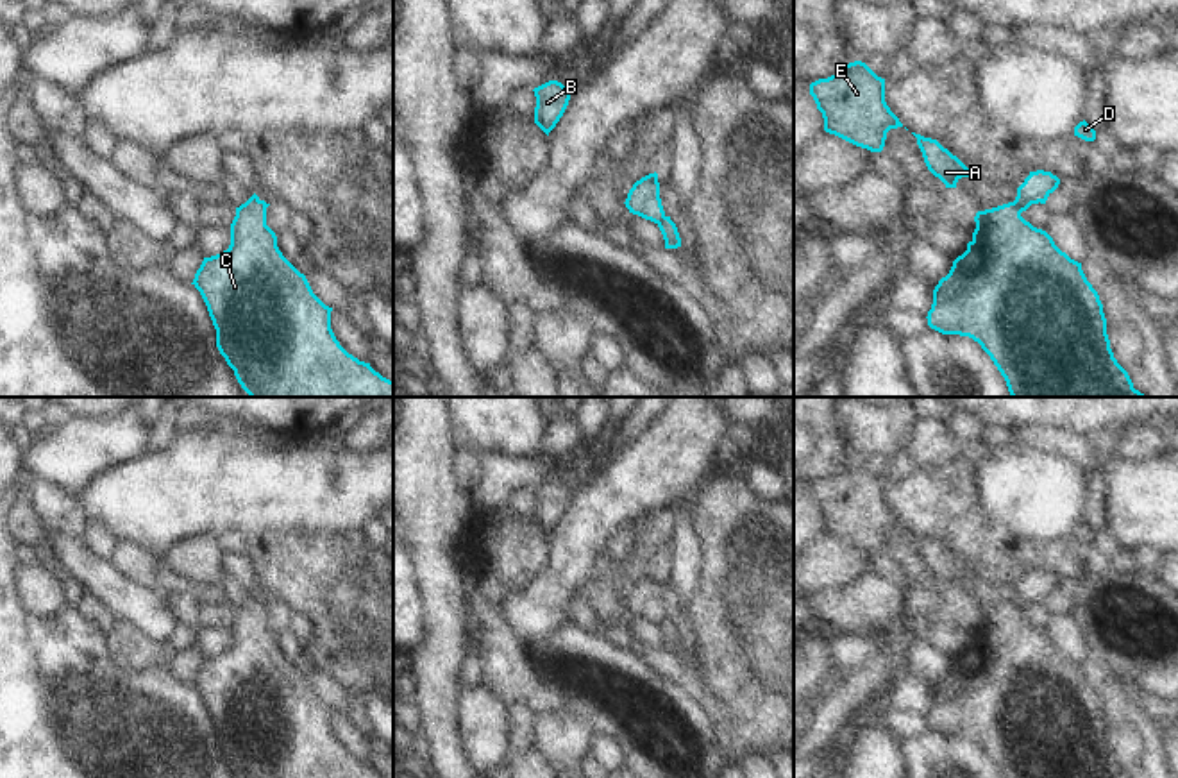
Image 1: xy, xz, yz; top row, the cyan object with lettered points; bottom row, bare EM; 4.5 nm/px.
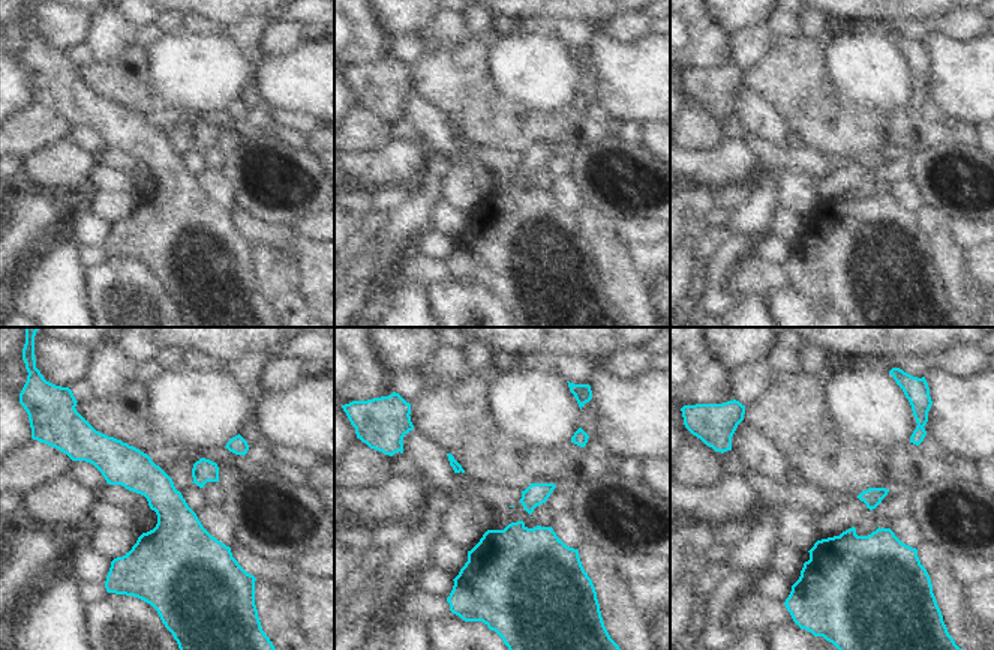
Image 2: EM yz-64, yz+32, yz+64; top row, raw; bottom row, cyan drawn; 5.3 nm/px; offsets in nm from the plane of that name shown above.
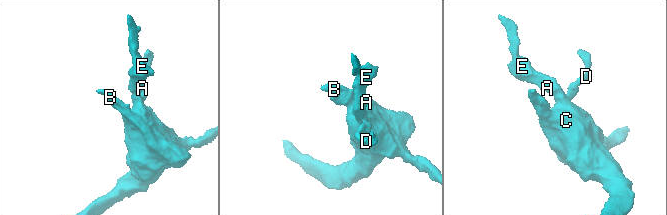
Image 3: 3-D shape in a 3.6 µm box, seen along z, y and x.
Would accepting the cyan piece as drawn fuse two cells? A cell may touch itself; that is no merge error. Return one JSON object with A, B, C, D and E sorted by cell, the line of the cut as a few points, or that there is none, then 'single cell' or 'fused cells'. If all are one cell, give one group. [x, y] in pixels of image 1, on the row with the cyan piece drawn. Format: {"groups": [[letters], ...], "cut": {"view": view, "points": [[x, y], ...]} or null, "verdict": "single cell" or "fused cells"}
{"groups": [["A", "B", "C", "E"], ["D"]], "cut": {"view": "yz", "points": [[1012, 202], [1021, 211]]}, "verdict": "fused cells"}

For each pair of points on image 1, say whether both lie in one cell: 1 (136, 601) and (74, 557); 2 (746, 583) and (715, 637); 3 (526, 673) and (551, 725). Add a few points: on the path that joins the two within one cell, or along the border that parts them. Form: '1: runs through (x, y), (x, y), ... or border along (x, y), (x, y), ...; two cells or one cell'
1: runs through (120, 594), (90, 571); one cell
2: runs through (746, 596), (746, 607), (728, 625); one cell
3: border along (535, 716), (546, 710), (569, 710), (585, 723); two cells

